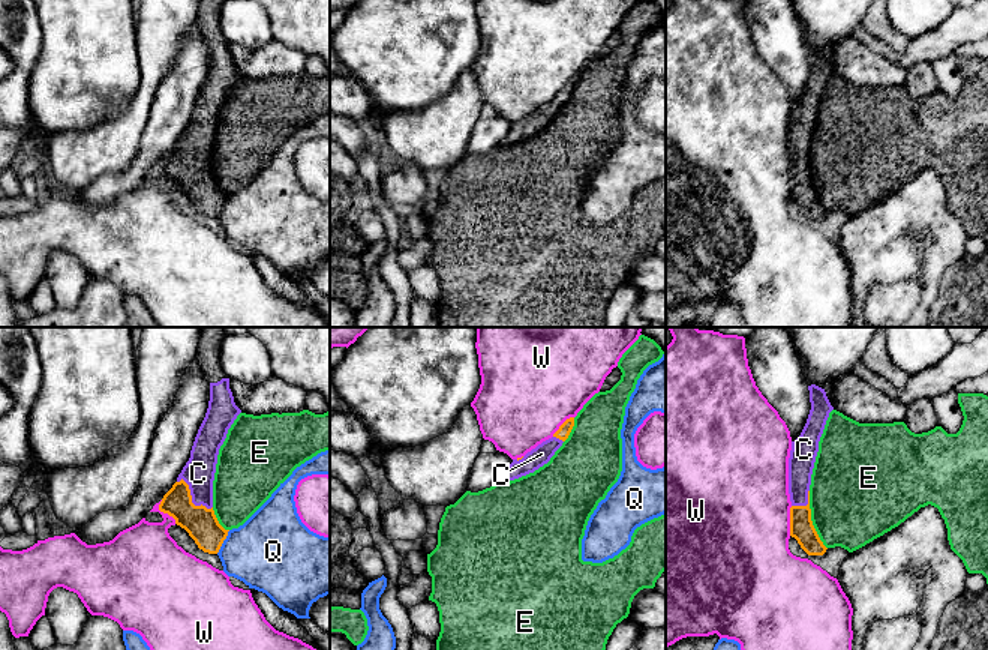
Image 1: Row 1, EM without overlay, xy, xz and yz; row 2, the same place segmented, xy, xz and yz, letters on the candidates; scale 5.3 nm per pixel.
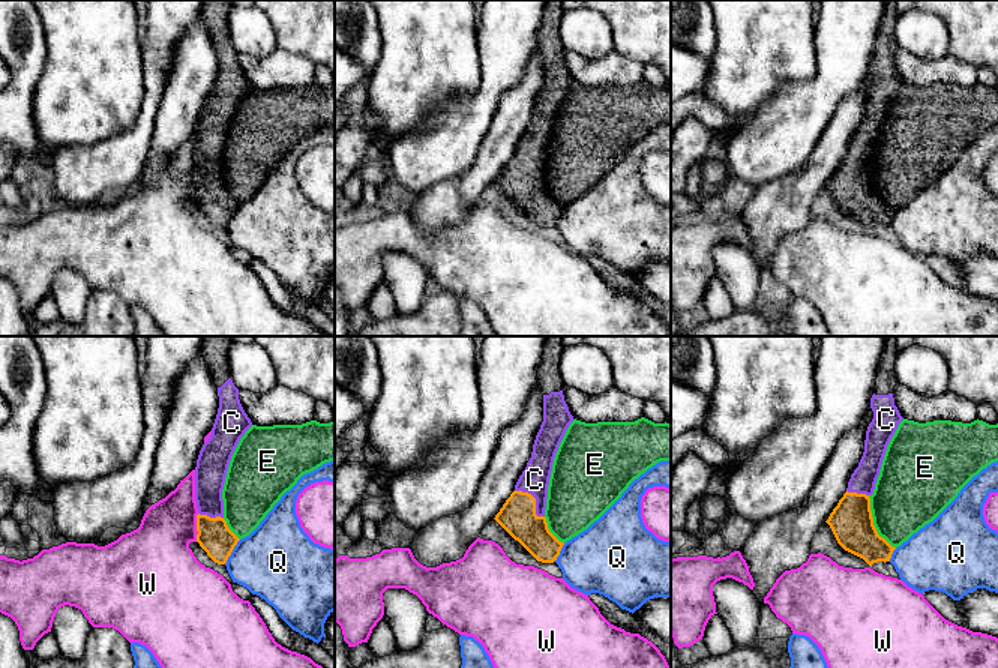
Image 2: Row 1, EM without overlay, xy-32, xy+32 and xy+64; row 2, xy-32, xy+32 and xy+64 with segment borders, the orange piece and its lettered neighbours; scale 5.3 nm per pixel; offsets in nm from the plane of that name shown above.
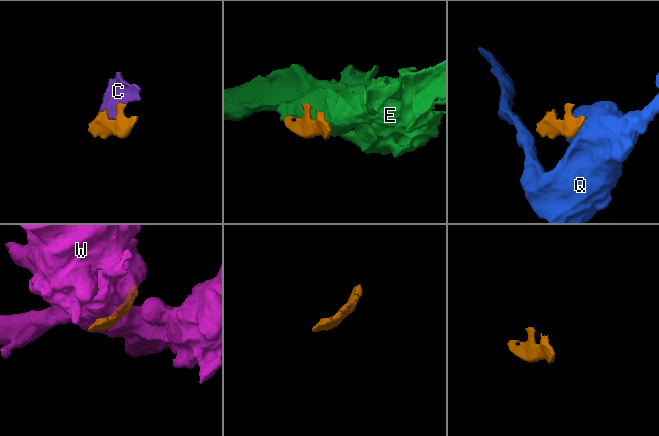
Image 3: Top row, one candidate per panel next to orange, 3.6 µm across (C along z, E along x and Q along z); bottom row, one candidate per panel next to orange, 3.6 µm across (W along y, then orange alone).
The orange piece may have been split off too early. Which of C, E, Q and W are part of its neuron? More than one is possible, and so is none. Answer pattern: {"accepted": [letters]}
{"accepted": ["C"]}

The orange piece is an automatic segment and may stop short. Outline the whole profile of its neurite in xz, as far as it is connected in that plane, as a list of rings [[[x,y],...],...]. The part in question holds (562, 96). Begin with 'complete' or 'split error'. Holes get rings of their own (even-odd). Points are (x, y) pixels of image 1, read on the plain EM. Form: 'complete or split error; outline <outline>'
split error; outline [[[574,81],[567,83],[559,93],[553,98],[552,102],[543,105],[535,113],[528,116],[525,120],[513,123],[510,132],[502,140],[502,146],[510,146],[534,137],[544,128],[550,125],[555,116],[562,110],[562,107],[568,102],[571,93],[574,90]]]

